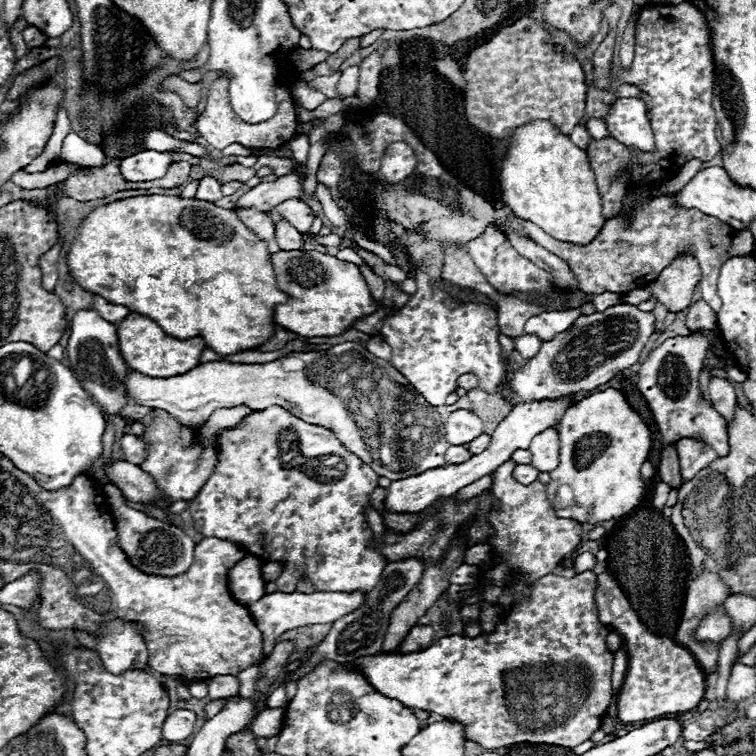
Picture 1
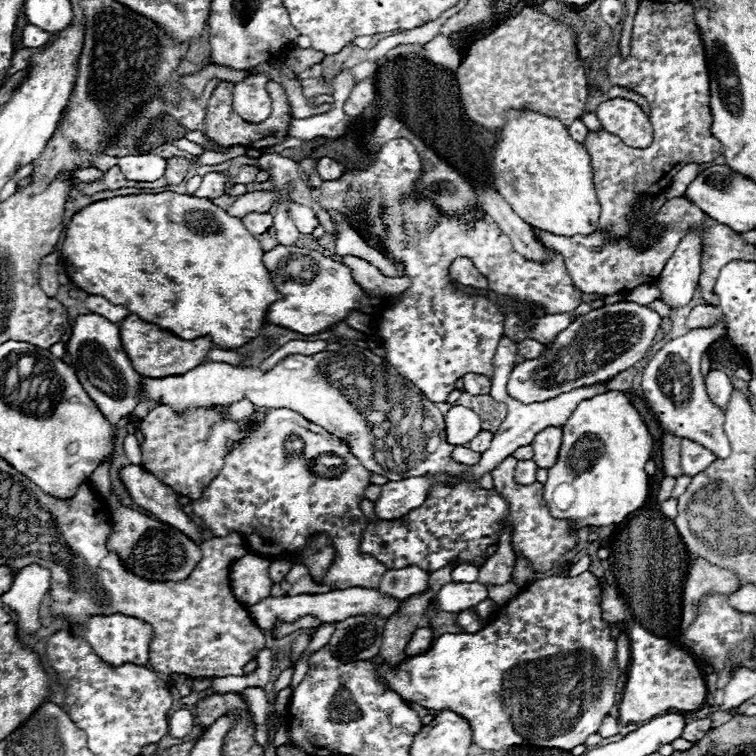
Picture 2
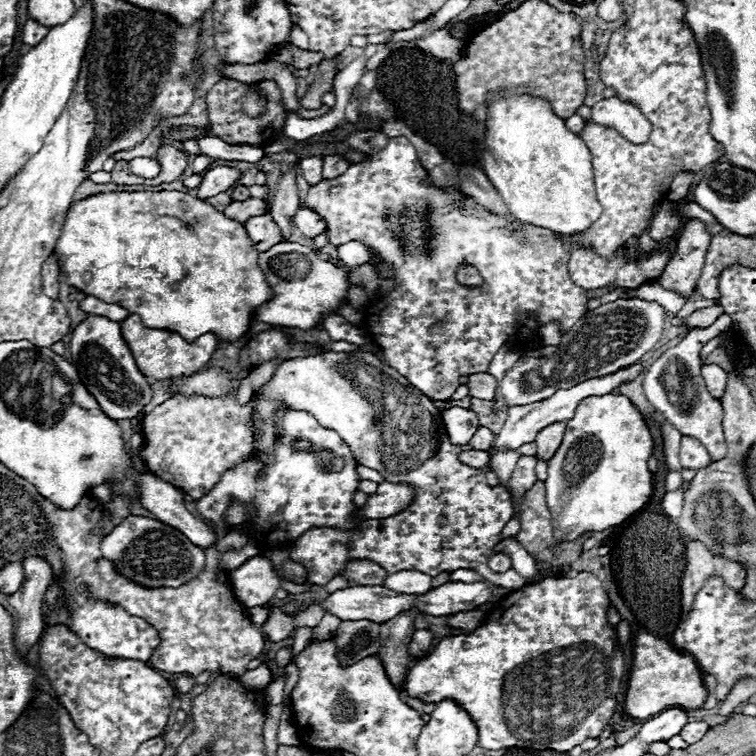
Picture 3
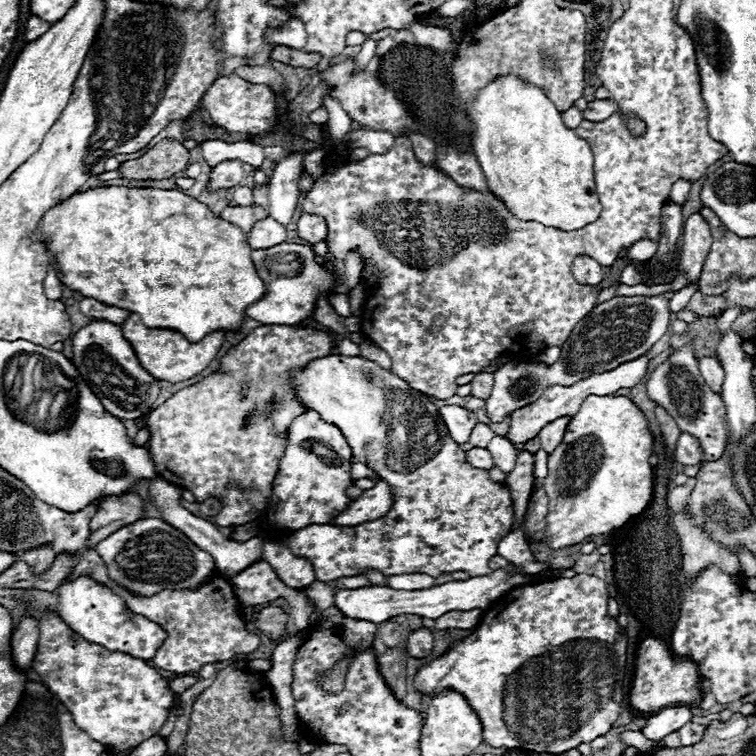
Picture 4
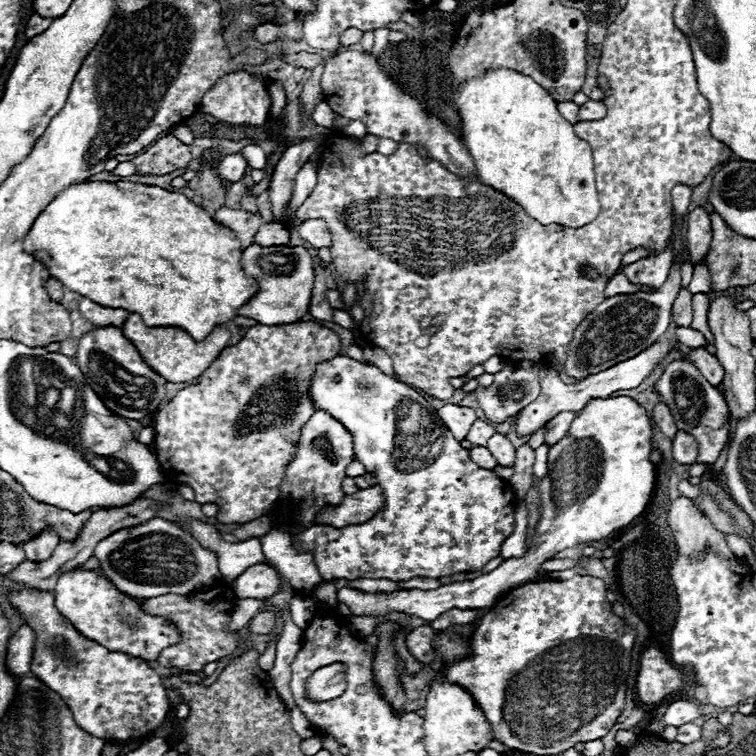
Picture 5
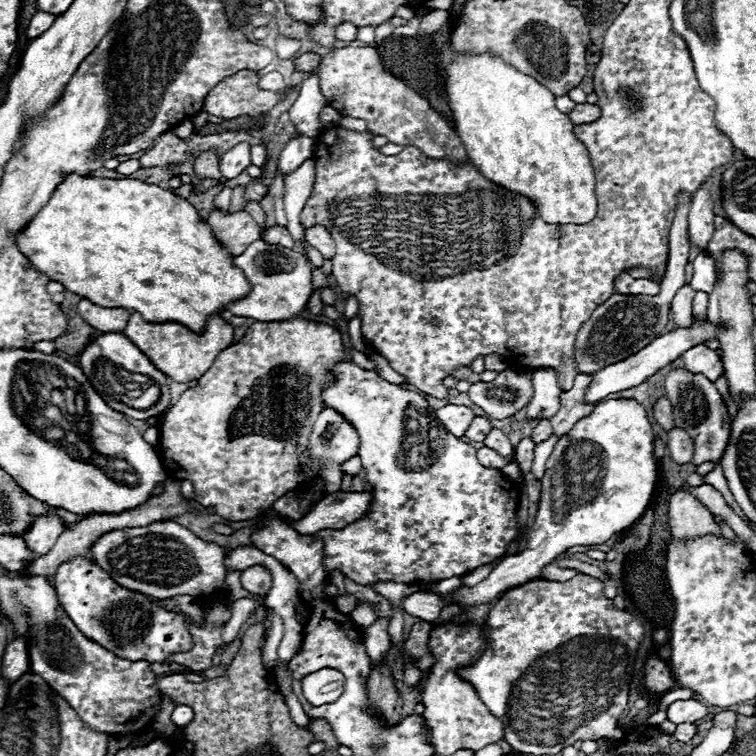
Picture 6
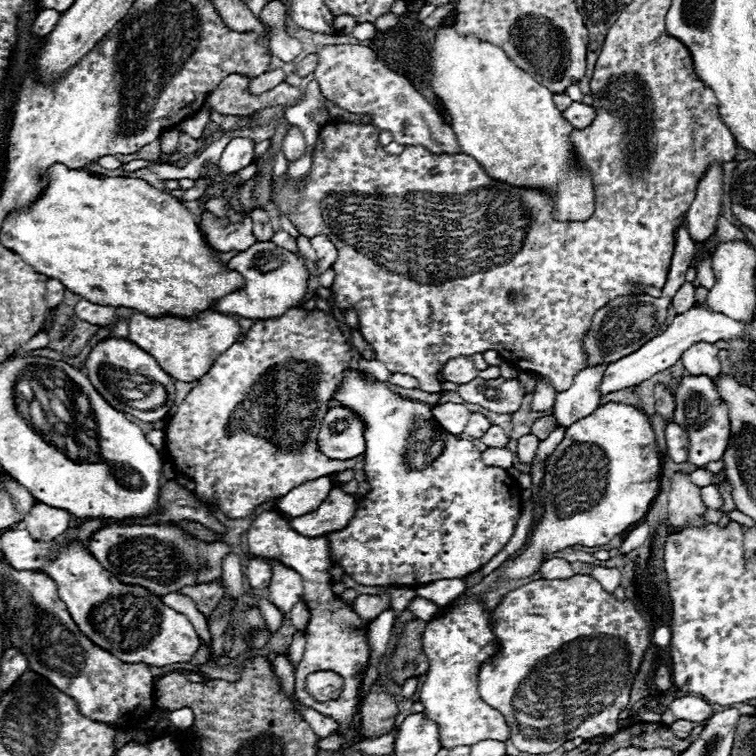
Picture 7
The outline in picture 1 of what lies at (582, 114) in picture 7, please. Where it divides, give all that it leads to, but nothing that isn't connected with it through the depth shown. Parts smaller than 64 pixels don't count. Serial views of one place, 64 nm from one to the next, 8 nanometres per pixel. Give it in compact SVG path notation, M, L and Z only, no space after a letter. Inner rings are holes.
M618 98L606 118L606 126L610 134L626 146L636 144L642 152L656 150L646 105L640 98Z

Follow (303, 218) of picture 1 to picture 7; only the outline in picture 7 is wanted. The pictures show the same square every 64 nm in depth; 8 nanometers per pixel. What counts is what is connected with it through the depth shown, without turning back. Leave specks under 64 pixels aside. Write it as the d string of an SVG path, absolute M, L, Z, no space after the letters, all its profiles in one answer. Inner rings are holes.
M316 234L316 236L312 236L310 238L310 242L312 242L312 248L316 250L316 254L318 254L318 262L314 264L314 268L312 268L312 272L310 274L316 274L316 272L324 272L328 266L332 266L334 264L334 260L336 260L336 246L330 242L330 238L328 236L324 236L324 234Z

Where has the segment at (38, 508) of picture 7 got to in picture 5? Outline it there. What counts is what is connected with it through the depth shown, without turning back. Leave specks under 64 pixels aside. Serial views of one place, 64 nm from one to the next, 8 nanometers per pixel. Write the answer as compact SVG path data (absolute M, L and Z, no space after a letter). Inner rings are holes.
M42 532L36 540L32 542L24 542L24 554L26 554L26 560L30 562L44 562L52 556L54 548L58 544L58 536L56 532Z

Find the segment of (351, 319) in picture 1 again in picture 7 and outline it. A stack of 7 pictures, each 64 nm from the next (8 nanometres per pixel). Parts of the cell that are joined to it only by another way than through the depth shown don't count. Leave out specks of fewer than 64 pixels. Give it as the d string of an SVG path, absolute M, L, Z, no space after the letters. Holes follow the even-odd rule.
M254 242L248 250L238 252L228 262L228 268L240 272L246 280L246 286L218 300L214 310L220 314L238 314L254 320L280 318L286 310L298 308L304 302L304 296L308 292L310 272L306 268L306 260L294 252L278 248L272 242Z

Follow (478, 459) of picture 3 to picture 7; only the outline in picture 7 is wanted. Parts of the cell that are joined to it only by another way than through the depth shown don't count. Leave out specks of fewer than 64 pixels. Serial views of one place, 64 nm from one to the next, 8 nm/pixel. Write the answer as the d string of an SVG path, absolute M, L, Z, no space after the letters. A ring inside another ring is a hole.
M486 448L482 452L482 462L486 466L498 466L506 470L514 464L514 454L508 448Z

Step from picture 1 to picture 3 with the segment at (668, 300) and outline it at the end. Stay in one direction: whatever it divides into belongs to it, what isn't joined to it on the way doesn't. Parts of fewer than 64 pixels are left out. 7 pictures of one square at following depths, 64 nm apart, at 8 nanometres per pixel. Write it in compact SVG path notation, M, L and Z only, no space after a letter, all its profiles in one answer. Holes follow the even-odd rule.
M696 220L686 222L682 228L682 236L678 238L676 252L672 254L662 276L658 278L658 284L664 290L672 290L688 298L696 290L708 244L710 236L704 224Z

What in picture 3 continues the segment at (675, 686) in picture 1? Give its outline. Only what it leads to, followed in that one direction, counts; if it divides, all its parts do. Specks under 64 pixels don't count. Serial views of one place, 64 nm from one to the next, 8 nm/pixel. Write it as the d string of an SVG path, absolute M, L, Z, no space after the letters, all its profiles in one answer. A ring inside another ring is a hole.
M652 634L634 636L632 672L630 672L630 682L626 690L626 702L624 702L624 710L628 718L648 720L666 708L696 710L702 708L706 696L708 690L702 682L702 672L690 654L678 652L672 644Z

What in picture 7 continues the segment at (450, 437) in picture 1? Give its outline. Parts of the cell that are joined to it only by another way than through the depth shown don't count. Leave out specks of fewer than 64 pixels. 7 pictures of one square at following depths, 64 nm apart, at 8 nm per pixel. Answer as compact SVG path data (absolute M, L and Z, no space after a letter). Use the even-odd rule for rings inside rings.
M452 402L432 408L432 416L440 422L440 426L444 426L444 430L448 430L450 434L456 434L456 436L460 436L464 432L464 428L470 420L470 414L472 412L464 404L452 404Z

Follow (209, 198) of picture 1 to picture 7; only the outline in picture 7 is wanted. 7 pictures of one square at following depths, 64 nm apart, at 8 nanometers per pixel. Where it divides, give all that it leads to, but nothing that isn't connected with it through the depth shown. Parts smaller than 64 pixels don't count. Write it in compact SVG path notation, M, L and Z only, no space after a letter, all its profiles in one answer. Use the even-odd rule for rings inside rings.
M234 138L222 152L218 166L226 176L232 176L238 170L250 166L252 162L254 162L254 142L250 138Z

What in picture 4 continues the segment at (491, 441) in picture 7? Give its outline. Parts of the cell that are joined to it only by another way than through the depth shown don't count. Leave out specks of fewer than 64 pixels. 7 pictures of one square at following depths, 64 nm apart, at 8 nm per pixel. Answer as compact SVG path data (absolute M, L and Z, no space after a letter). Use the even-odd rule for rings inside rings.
M496 436L492 438L492 442L488 444L488 450L492 454L492 462L496 468L500 468L504 474L510 474L514 464L516 464L516 456L518 450L504 438L504 436Z

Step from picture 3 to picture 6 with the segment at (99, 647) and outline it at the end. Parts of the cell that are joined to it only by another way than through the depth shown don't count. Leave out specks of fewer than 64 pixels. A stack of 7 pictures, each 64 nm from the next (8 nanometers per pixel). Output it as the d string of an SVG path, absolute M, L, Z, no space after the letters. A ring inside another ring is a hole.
M78 556L72 562L64 562L56 572L56 594L58 604L76 628L120 658L162 664L170 652L192 648L192 636L182 616L152 606L152 600L144 594L120 588L94 560Z

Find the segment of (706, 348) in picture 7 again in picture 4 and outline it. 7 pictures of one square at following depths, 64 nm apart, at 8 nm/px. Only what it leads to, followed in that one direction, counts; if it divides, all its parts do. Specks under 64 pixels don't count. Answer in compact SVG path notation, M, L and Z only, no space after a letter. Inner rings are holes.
M700 358L700 372L704 382L712 388L712 392L720 394L722 392L722 382L724 382L724 368L716 358Z

